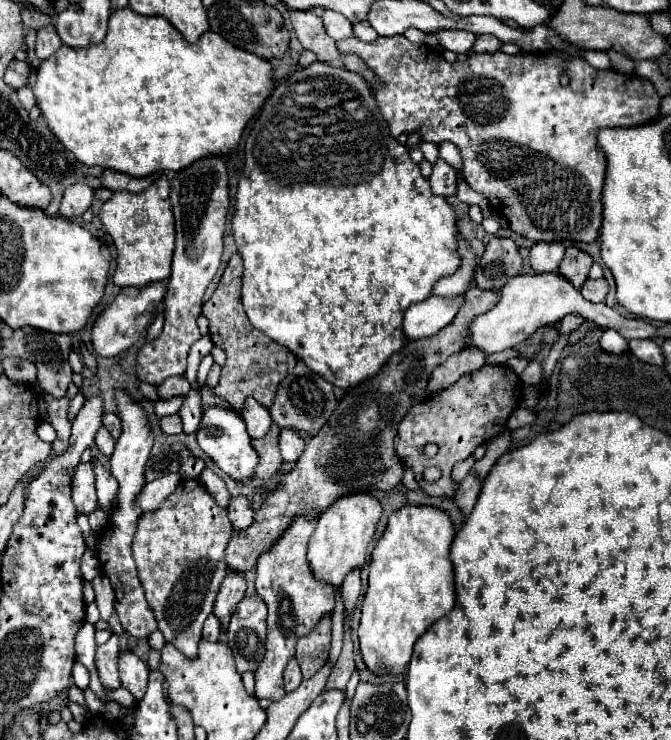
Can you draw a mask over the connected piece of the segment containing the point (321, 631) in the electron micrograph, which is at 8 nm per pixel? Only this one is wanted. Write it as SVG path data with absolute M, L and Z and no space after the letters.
M326 615L316 625L316 629L312 629L306 637L298 641L296 659L300 663L304 679L312 677L316 671L320 671L326 665L328 651L330 651L330 617Z

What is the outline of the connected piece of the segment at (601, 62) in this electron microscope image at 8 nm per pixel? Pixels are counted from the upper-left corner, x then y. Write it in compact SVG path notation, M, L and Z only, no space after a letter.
M584 51L582 57L596 69L608 69L610 67L610 59L604 51Z

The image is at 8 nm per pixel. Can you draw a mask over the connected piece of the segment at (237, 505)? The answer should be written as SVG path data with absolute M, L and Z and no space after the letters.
M232 497L230 505L228 505L228 517L230 517L230 523L236 531L250 527L254 521L254 511L252 511L248 499L246 497Z

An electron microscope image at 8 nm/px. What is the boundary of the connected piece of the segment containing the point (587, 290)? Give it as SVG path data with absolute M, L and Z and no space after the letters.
M604 277L600 279L588 279L582 287L582 293L584 293L584 299L590 301L590 303L602 303L608 295L608 283Z

